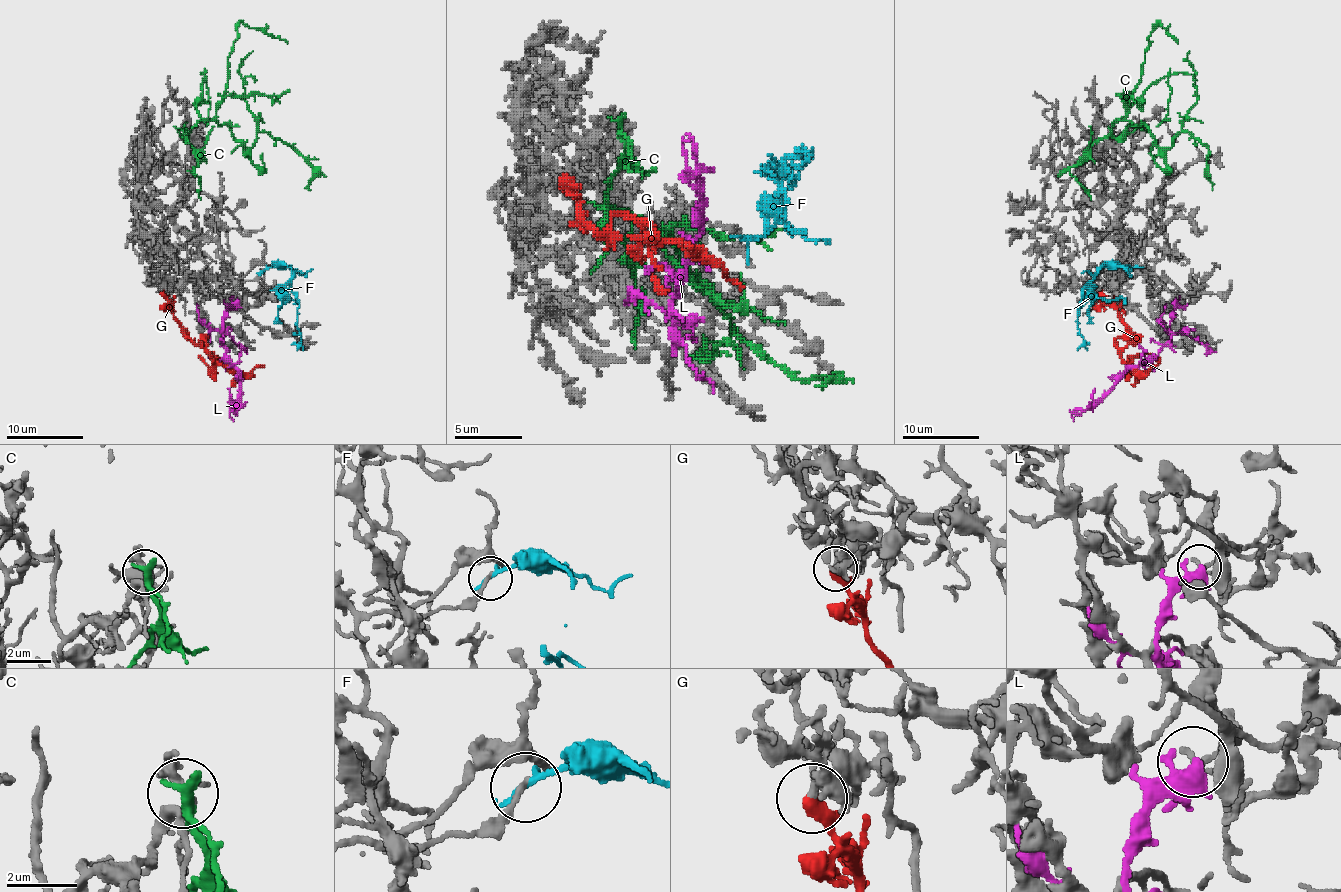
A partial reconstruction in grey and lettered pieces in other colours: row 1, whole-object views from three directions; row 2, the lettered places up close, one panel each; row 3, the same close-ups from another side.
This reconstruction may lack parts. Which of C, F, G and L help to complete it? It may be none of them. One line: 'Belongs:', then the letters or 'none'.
Belongs: G

